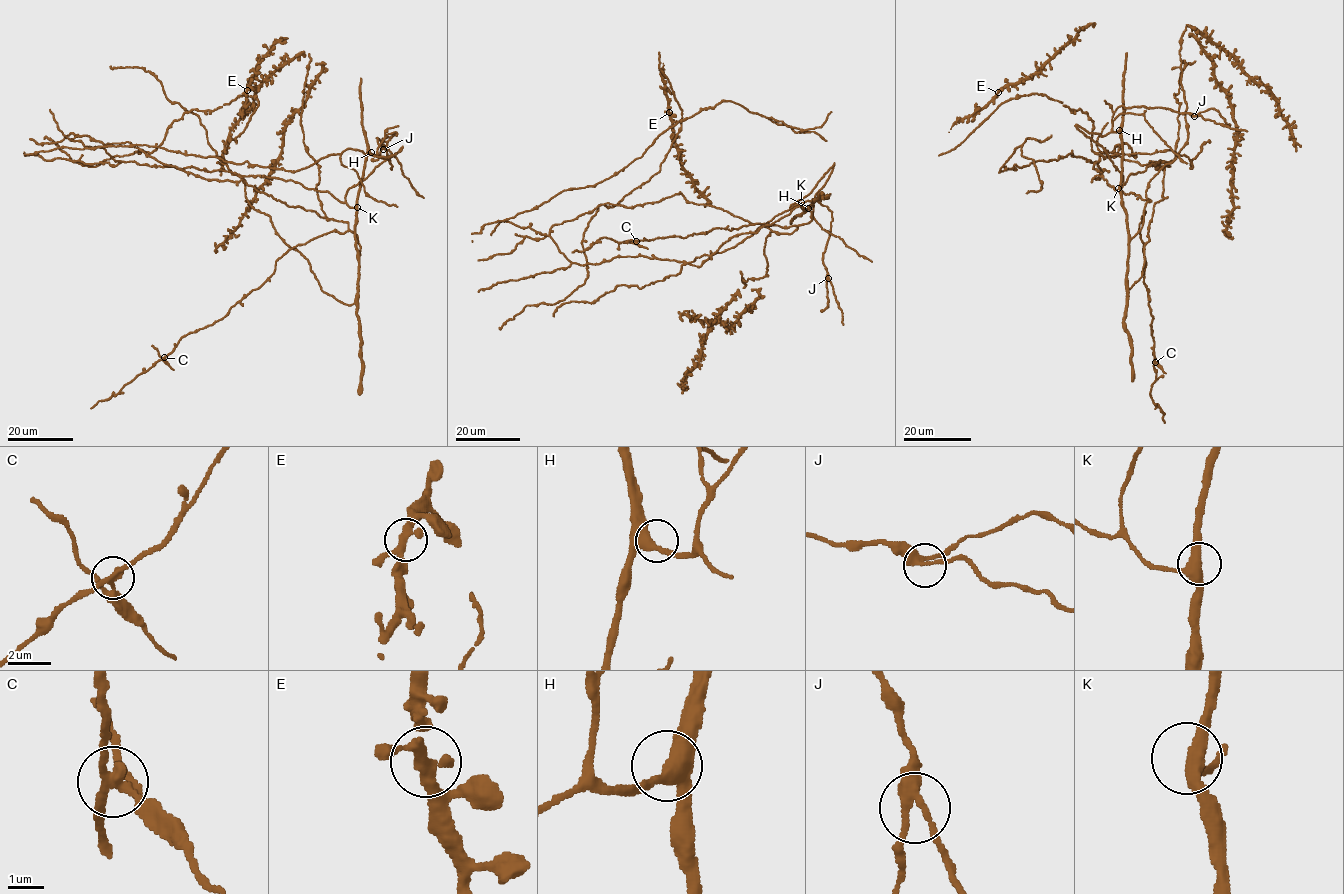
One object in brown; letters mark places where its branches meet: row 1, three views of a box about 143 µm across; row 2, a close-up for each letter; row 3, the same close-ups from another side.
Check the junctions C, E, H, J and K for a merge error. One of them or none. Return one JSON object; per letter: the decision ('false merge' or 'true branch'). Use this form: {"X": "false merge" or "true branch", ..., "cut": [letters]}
{"C": "false merge", "E": "true branch", "H": "true branch", "J": "true branch", "K": "true branch", "cut": ["C"]}

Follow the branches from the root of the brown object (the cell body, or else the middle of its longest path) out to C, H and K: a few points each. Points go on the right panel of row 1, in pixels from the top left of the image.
C: (1149, 166), (1131, 173), (1119, 189), (1131, 238), (1146, 213), (1138, 229), (1155, 362)
H: (1149, 166), (1141, 172), (1131, 173), (1119, 189), (1122, 146), (1119, 130)
K: (1149, 166), (1141, 172), (1131, 173), (1118, 188)

